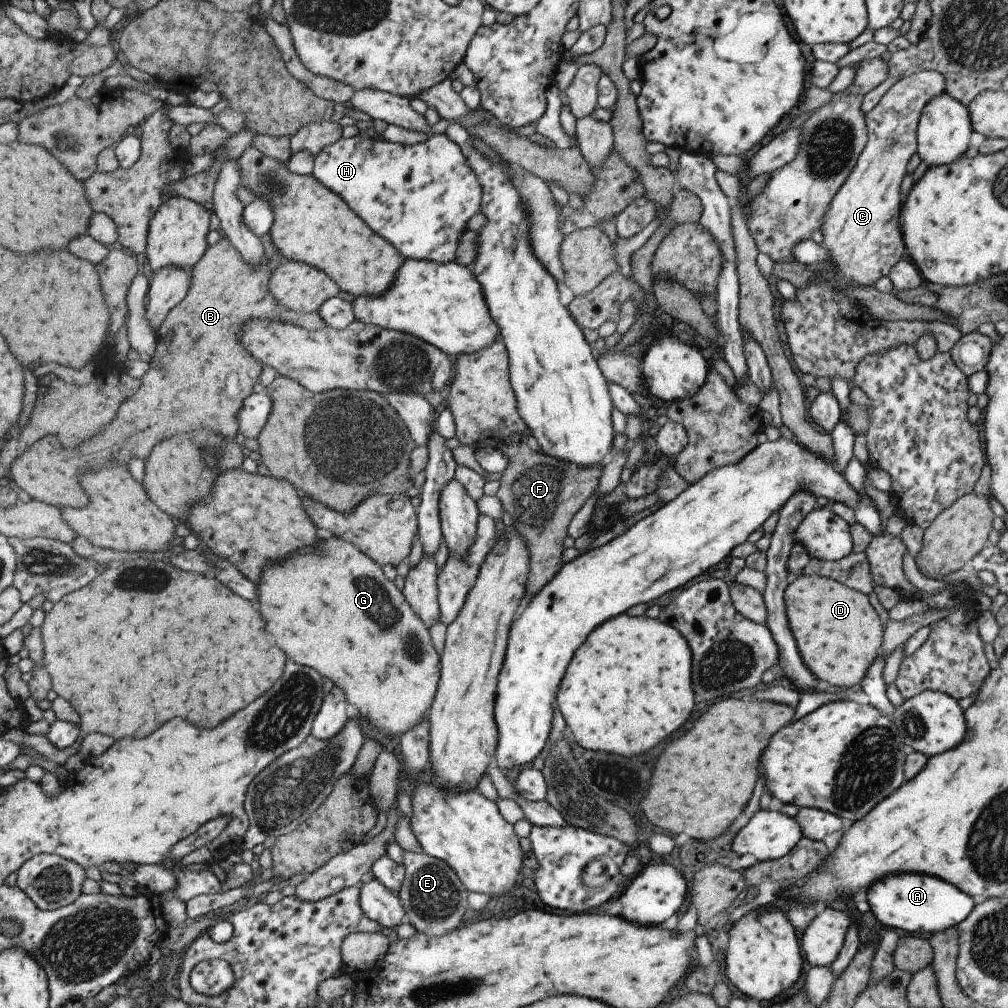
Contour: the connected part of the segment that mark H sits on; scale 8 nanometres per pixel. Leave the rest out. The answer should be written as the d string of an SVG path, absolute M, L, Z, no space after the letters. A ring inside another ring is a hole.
M444 133L433 135L422 143L403 145L389 142L382 136L342 138L315 156L313 174L328 189L340 194L350 207L377 234L392 242L403 258L435 261L439 264L456 261L457 245L467 230L467 222L483 210L484 190L479 175L468 162L468 156Z

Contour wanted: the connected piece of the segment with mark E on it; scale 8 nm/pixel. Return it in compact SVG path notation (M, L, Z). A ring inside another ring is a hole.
M404 851L402 862L406 877L397 893L406 908L408 921L418 932L425 932L434 937L458 929L465 922L463 916L469 910L469 891L451 865L425 851Z

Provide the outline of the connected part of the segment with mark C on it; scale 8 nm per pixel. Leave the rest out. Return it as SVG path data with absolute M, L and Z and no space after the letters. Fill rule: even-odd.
M919 71L898 80L885 91L881 100L864 114L866 124L866 143L857 157L855 166L850 170L843 184L828 202L821 219L820 245L828 251L831 270L819 271L802 289L795 289L793 300L783 300L780 304L781 321L785 329L789 352L795 368L802 374L815 378L839 376L848 386L852 386L854 370L866 355L879 355L890 347L899 345L914 346L917 339L929 333L936 344L937 353L953 353L953 346L961 342L960 332L949 323L936 320L881 320L873 318L869 310L849 295L840 295L840 287L852 283L857 287L873 287L881 278L888 276L891 267L905 258L904 244L898 229L898 210L900 205L899 186L905 174L905 166L911 155L916 152L916 126L921 109L926 102L945 88L944 78L935 71Z

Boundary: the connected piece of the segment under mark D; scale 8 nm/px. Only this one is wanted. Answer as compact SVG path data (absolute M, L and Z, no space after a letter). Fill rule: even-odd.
M812 574L790 578L782 599L800 659L814 678L841 690L859 685L882 643L881 622L867 595L839 581Z

